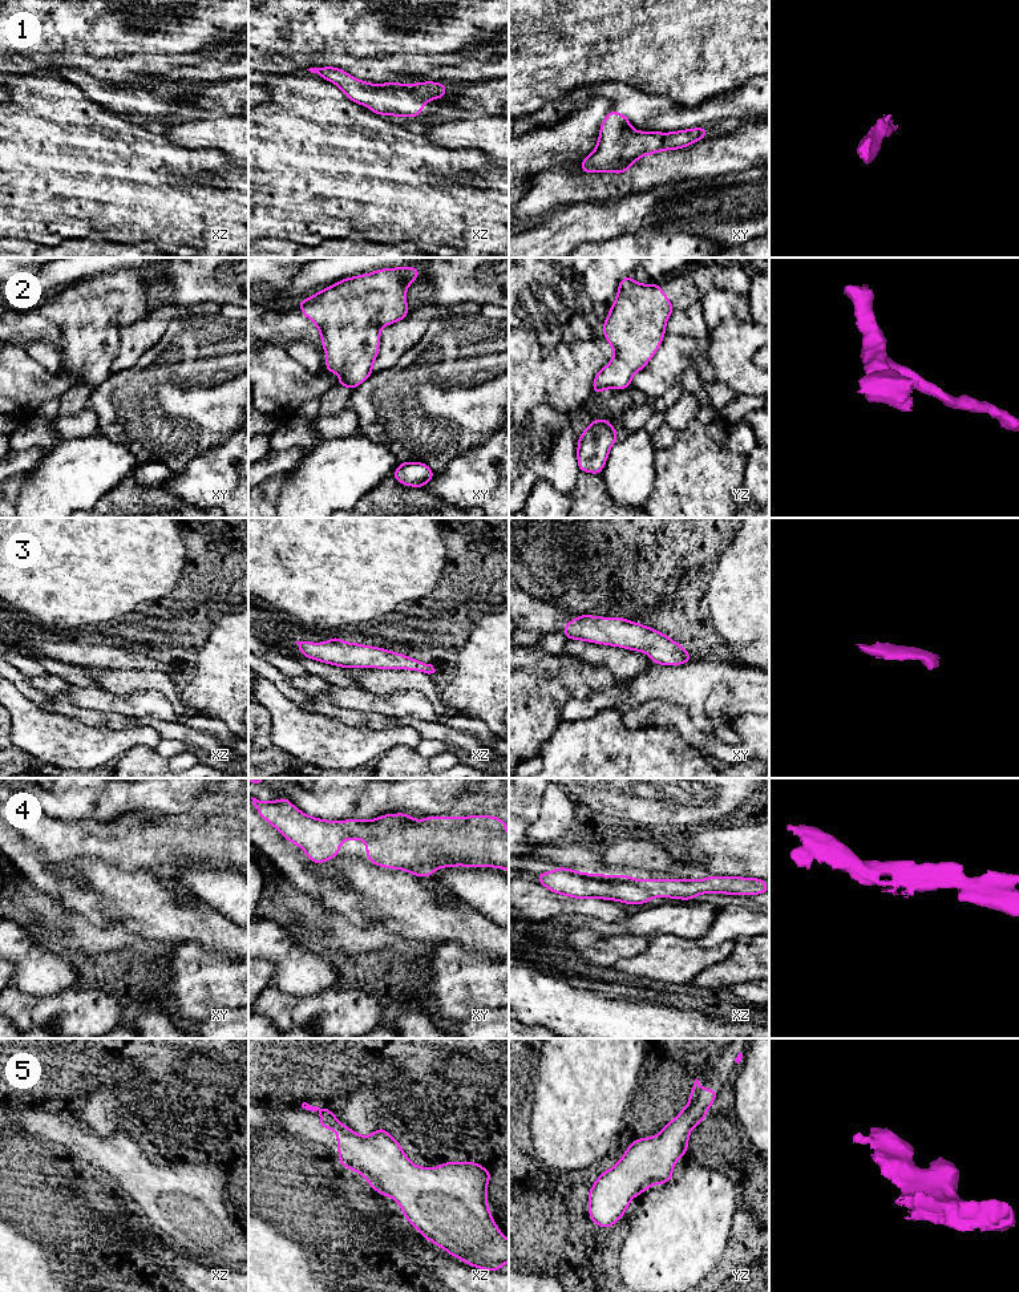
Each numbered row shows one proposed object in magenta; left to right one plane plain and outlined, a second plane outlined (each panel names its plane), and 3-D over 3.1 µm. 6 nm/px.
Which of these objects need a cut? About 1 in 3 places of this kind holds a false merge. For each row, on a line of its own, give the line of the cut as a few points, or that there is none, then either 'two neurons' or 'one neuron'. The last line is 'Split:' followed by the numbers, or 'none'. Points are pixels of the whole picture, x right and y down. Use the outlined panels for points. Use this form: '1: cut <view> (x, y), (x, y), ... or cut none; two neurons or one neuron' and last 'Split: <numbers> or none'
1: cut none; one neuron
2: cut none; one neuron
3: cut none; one neuron
4: cut none; one neuron
5: cut none; one neuron
Split: none

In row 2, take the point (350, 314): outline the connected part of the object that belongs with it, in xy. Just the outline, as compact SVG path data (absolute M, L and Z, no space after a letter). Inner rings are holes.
M416 266L383 268L343 279L298 303L302 313L312 320L320 332L322 345L327 353L325 370L341 374L337 386L353 390L373 373L372 364L379 353L380 329L408 316L411 311L405 292L418 275L420 268Z

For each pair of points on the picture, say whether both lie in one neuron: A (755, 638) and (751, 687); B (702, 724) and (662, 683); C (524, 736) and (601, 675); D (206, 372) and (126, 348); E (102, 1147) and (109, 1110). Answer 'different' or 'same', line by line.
A: different
B: same
C: same
D: different
E: different

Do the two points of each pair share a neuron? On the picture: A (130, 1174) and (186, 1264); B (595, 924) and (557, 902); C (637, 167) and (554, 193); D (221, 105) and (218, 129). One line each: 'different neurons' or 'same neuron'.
A: different neurons
B: different neurons
C: same neuron
D: different neurons

